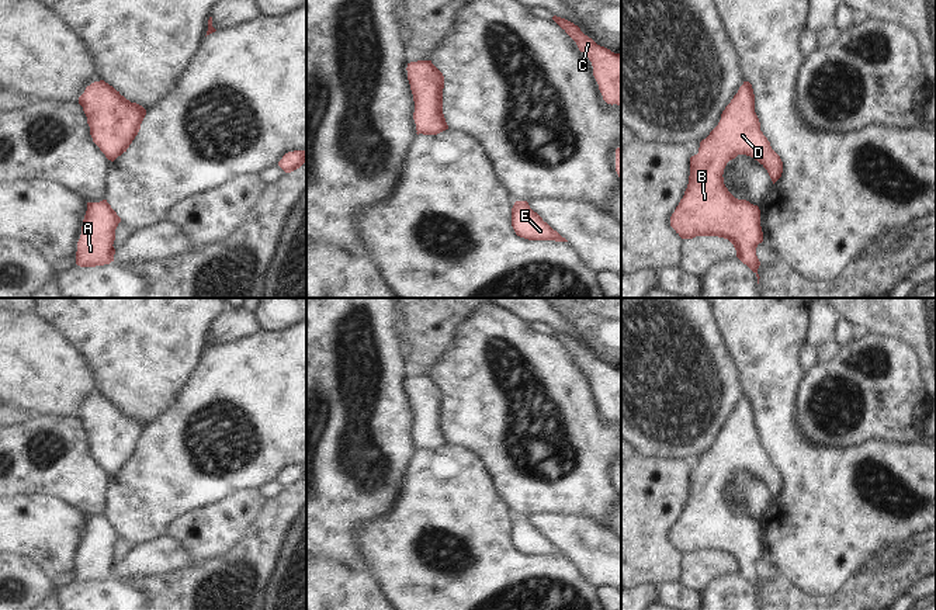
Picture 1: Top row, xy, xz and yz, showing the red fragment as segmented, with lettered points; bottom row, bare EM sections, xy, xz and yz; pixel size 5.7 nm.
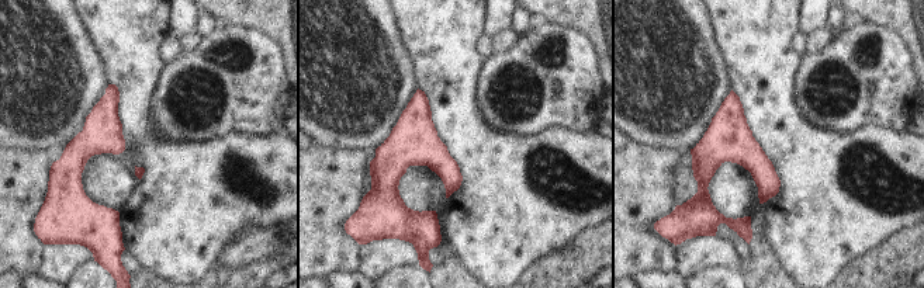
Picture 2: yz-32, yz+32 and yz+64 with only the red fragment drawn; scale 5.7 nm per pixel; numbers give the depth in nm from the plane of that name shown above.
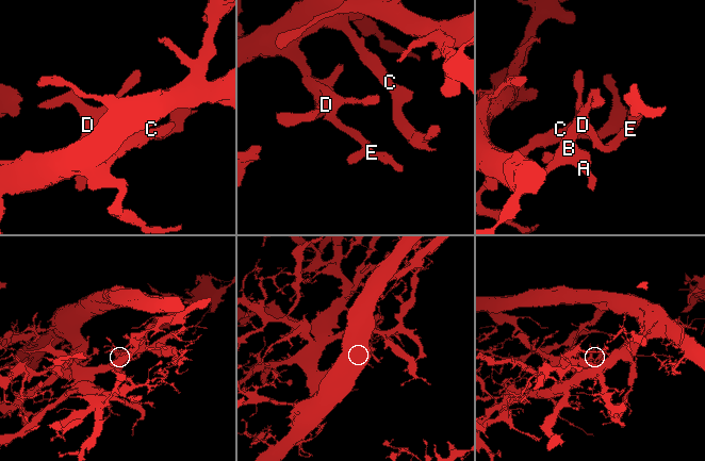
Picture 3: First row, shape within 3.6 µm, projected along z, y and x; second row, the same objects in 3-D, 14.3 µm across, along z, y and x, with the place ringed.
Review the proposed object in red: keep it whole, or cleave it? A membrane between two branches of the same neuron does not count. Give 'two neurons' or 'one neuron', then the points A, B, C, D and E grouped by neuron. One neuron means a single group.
one neuron; A B C D E

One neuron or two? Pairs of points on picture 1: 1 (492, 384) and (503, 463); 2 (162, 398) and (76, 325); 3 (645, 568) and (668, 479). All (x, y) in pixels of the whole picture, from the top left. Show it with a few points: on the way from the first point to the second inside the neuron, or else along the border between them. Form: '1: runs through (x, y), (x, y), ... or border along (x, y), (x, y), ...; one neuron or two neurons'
1: runs through (503, 404), (503, 443); one neuron
2: runs through (141, 377), (97, 333); one neuron
3: runs through (645, 546), (645, 502); one neuron

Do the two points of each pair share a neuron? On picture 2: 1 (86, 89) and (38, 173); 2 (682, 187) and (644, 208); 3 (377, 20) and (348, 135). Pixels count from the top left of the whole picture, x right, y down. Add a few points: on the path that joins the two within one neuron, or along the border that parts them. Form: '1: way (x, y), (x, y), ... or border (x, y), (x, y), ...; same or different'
1: border (14, 149), (47, 152); different
2: border (682, 159), (677, 176), (675, 204); different
3: way (349, 48), (348, 107); same

